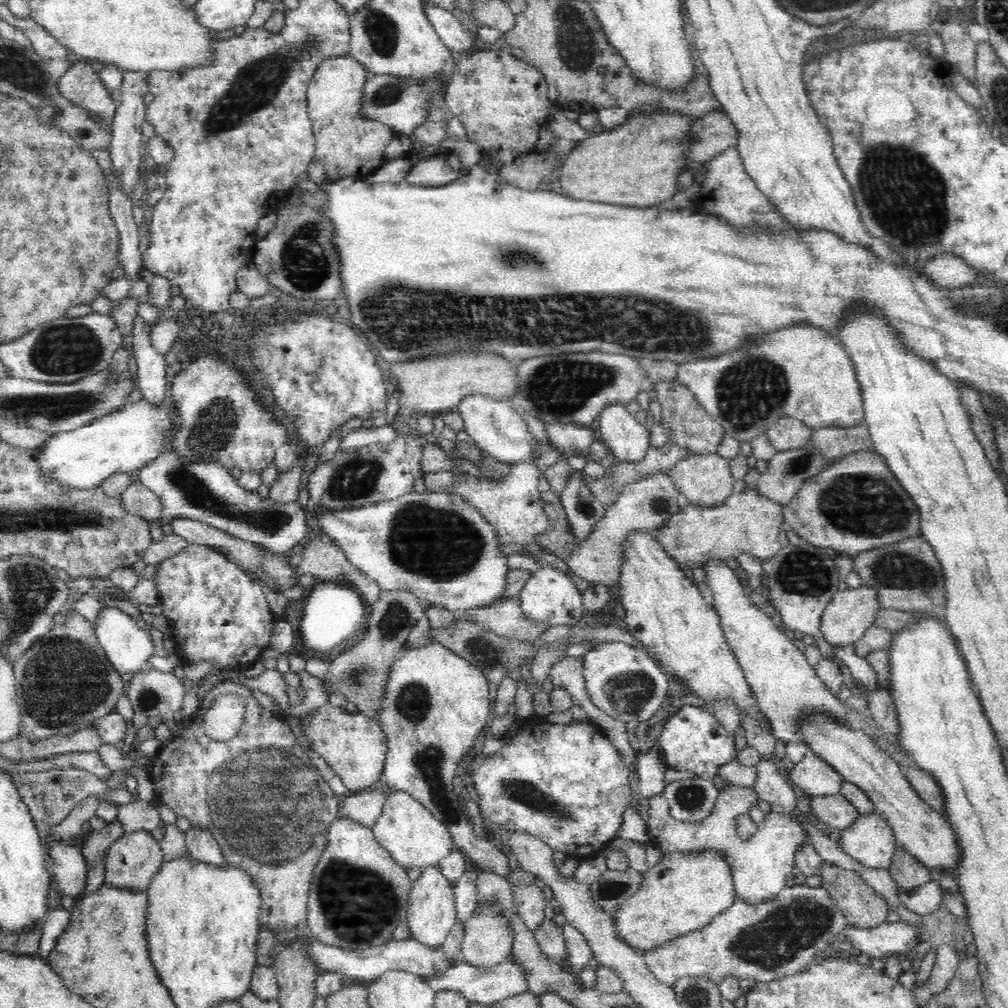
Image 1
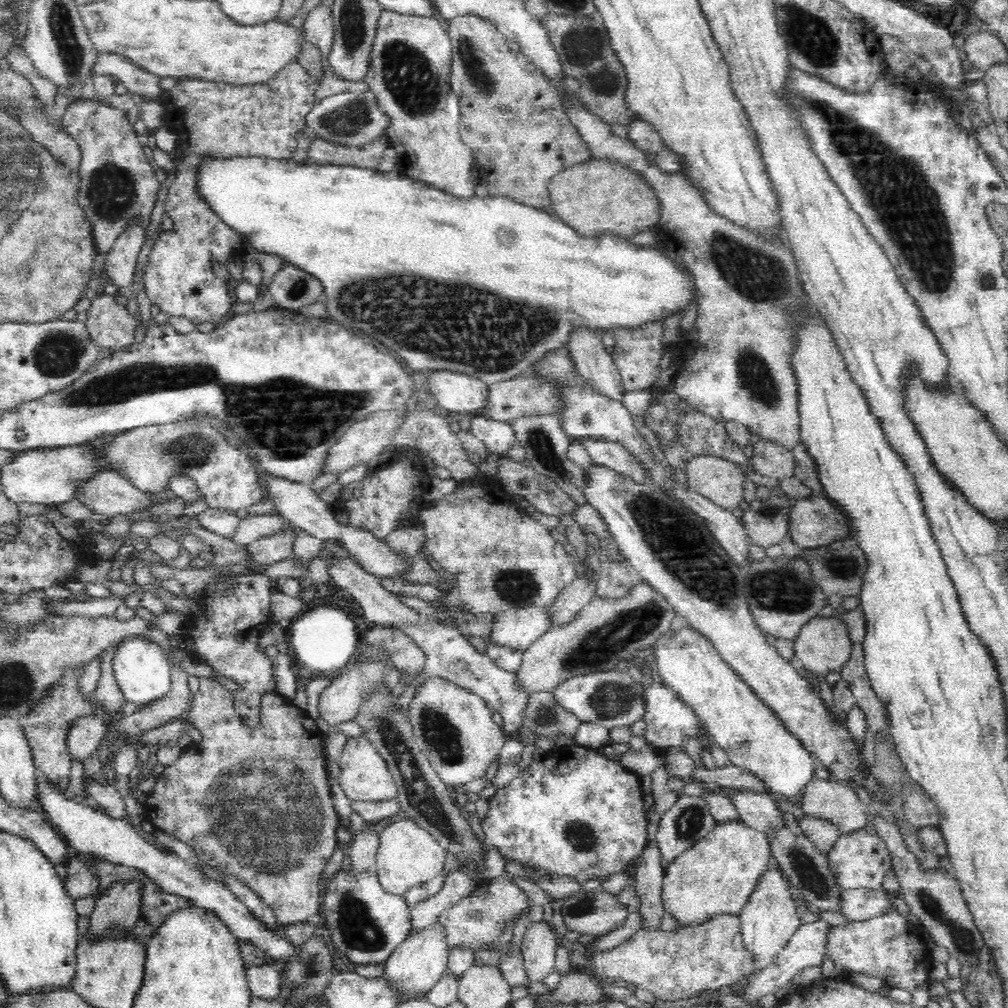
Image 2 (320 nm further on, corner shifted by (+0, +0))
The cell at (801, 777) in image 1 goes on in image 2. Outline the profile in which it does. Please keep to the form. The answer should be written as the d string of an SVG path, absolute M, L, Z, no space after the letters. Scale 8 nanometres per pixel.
M812 779L801 795L804 814L834 823L840 836L862 830L868 822L869 808L839 780Z

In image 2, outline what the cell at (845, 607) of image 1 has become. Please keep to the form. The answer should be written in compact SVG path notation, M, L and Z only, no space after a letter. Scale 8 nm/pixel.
M834 616L831 618L812 617L805 626L802 626L799 636L792 642L794 643L794 655L802 664L804 671L802 677L806 678L807 674L811 674L814 683L822 680L830 672L840 671L848 662L853 648L853 643L850 641L849 633L842 623L842 619Z

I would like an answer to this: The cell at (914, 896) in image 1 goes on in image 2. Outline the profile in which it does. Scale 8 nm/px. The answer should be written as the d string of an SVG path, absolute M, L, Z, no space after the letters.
M855 888L840 892L838 913L849 921L862 921L884 914L892 903L882 889Z

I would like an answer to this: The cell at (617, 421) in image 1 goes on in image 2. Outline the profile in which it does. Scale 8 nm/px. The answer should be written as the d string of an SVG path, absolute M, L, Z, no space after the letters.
M578 326L570 332L567 347L576 371L600 394L623 400L624 385L609 349L602 345L599 332Z

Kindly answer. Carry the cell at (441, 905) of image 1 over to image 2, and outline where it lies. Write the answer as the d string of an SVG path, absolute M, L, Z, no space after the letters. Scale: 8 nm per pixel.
M436 922L424 930L411 933L410 936L390 955L384 965L382 977L396 989L402 997L400 1004L416 999L426 998L430 989L444 976L449 960L446 933L442 925Z

